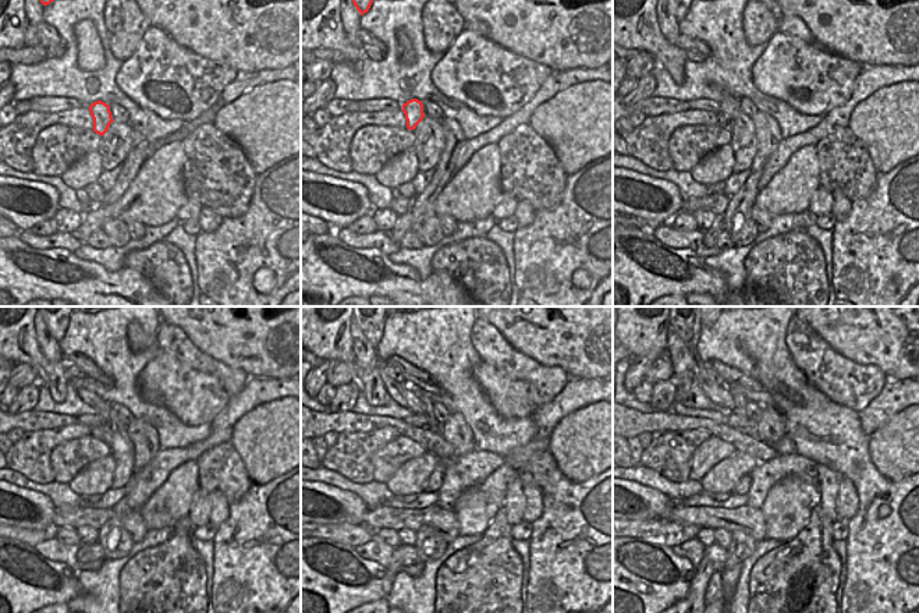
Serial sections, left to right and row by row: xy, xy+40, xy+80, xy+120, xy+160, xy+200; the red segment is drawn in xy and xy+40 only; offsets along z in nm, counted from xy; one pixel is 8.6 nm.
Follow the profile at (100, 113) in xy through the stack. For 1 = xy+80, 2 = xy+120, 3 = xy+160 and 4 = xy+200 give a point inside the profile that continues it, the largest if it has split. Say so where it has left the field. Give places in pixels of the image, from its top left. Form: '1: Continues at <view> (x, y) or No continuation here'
1: Continues at xy+80 (727, 106)
2: Continues at xy+120 (105, 408)
3: Continues at xy+160 (400, 393)
4: Continues at xy+200 (689, 335).

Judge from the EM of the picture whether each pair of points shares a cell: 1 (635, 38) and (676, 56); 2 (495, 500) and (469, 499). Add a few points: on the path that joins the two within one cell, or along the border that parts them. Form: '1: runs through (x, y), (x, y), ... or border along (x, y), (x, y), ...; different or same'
1: runs through (645, 38), (653, 41), (666, 53); same
2: border along (476, 486), (485, 496), (485, 509), (493, 517); different

